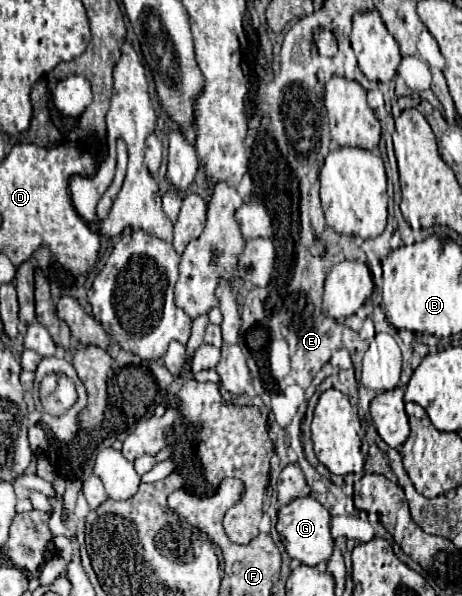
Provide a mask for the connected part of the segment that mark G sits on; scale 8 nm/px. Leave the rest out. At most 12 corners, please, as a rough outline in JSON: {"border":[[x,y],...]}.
{"border":[[314,496],[278,510],[276,530],[292,560],[330,560],[330,514]]}

